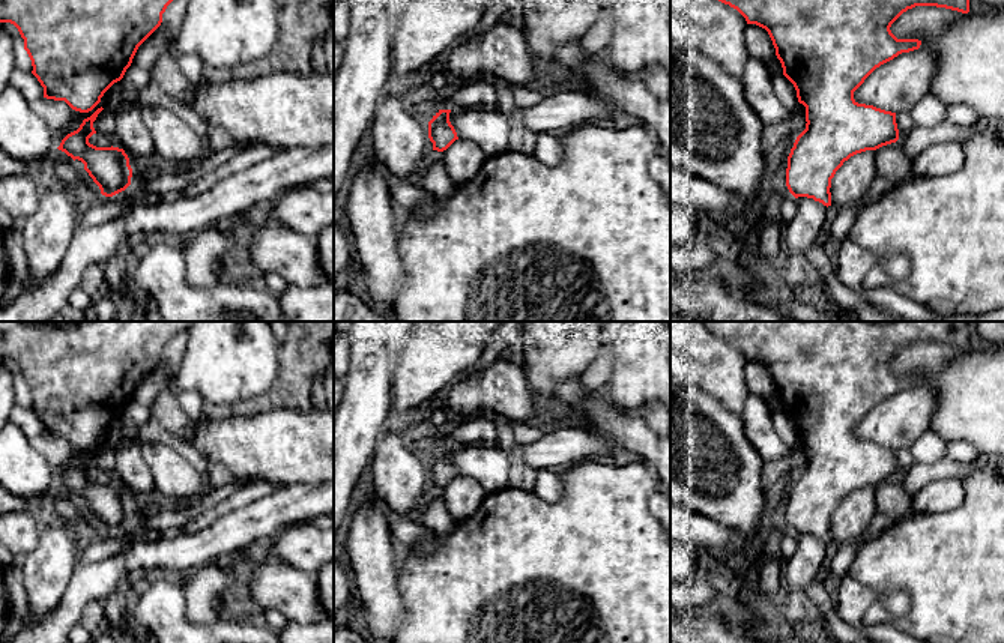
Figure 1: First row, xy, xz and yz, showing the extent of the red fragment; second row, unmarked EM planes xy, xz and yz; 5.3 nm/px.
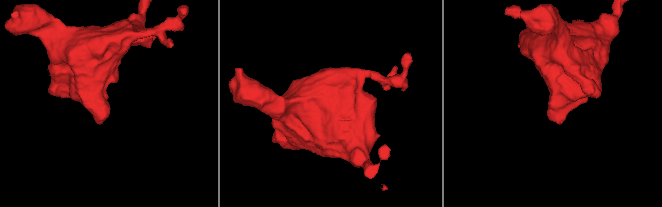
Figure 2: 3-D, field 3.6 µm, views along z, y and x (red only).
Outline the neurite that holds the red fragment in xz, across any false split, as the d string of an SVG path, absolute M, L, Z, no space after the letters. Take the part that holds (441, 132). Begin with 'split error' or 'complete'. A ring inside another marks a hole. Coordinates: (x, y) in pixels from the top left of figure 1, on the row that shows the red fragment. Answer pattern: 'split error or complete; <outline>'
complete; M439 110L428 122L428 138L433 150L443 152L458 140L454 126L449 122L451 110Z

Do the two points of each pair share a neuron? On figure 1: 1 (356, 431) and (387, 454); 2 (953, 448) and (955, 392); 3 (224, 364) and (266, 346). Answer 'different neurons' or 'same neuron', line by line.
1: different neurons
2: different neurons
3: same neuron

